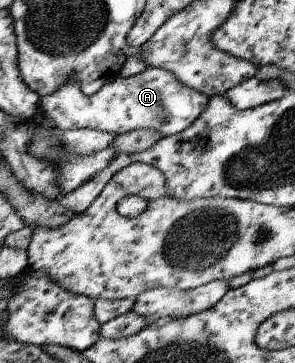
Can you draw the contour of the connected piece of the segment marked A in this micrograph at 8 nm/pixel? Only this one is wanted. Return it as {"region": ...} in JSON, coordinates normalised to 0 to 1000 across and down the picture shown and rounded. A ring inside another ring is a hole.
{"region":[[[498,182],[454,209],[397,212],[349,231],[319,259],[292,264],[258,220],[220,223],[173,262],[146,264],[129,295],[146,322],[183,339],[203,358],[302,353],[380,369],[431,366],[451,355],[519,355],[546,380],[603,369],[688,306],[705,267],[641,245],[553,187]]]}

